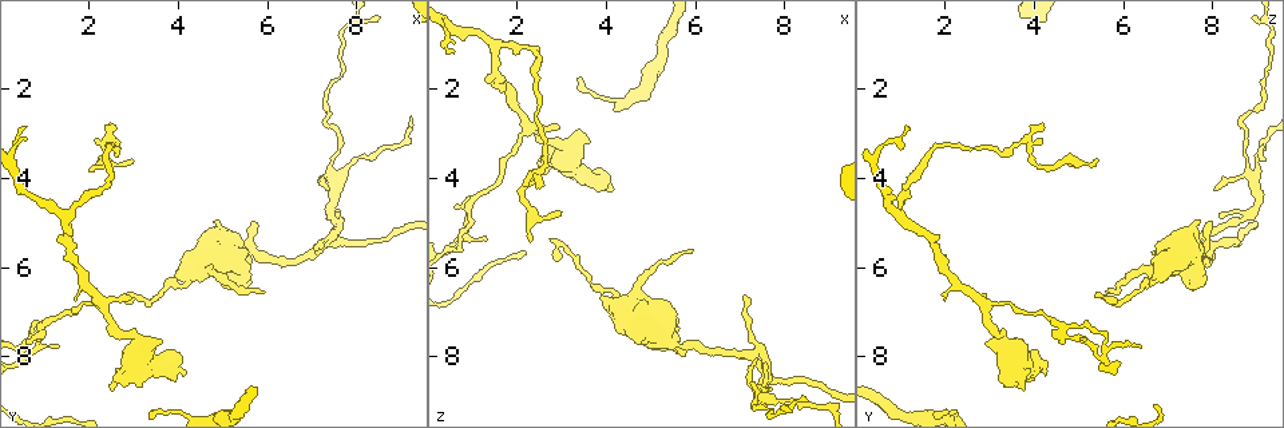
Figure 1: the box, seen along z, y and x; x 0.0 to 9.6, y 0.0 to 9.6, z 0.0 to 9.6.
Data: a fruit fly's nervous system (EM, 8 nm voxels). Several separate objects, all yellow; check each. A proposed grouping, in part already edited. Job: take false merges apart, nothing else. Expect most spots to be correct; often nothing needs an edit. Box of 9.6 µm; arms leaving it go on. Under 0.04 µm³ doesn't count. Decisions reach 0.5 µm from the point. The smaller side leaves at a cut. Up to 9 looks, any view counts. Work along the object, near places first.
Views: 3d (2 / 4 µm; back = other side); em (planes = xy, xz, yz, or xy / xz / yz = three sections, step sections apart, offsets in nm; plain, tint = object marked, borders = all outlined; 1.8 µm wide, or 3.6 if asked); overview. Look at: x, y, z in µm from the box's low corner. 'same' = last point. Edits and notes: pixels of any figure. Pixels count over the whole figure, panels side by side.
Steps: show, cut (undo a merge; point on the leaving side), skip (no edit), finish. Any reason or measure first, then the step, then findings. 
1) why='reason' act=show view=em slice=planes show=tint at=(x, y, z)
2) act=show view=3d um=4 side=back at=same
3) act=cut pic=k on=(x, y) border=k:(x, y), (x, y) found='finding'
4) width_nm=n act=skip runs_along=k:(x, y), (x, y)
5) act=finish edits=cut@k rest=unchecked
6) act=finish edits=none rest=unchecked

why='three-way junction' act=show view=3d um=4 at=(1.50, 4.85, 0.95)

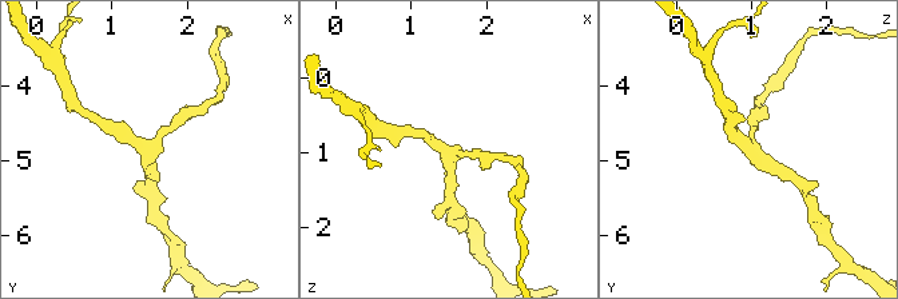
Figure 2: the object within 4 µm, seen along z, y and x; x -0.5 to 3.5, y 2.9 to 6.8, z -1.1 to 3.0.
arms=3 act=show view=em slice=xy step=4 show=tint at=(1.50, 4.90, 0.95)

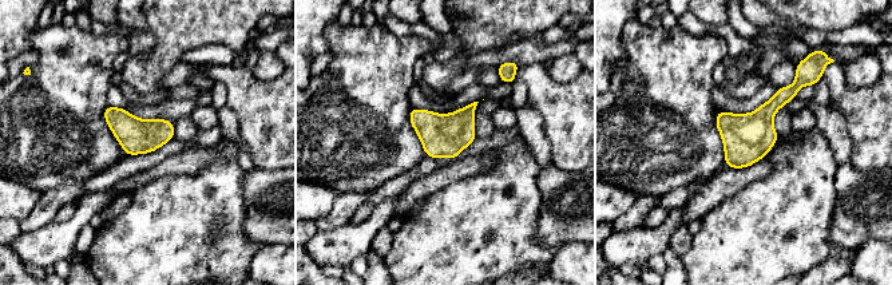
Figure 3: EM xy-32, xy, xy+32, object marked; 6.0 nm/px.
act=show view=em slice=planes show=borders at=same

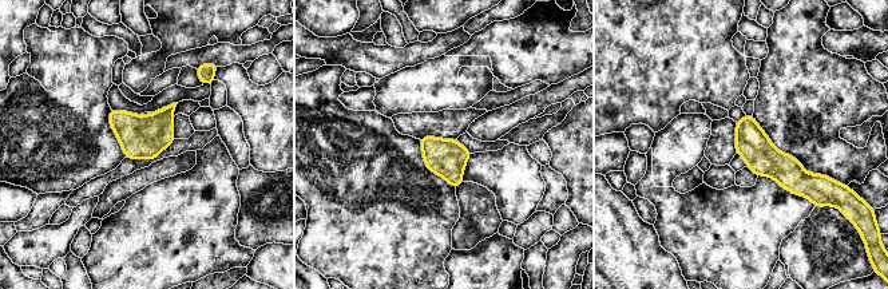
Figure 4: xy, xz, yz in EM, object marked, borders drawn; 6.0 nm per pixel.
width_nm=200 act=skip runs_along=4:(738, 125), (793, 178), (812, 189) found='one neuron here'

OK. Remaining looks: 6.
why='abrupt turn' act=show view=em slice=planes show=tint at=(2.60, 3.20, 3.85)

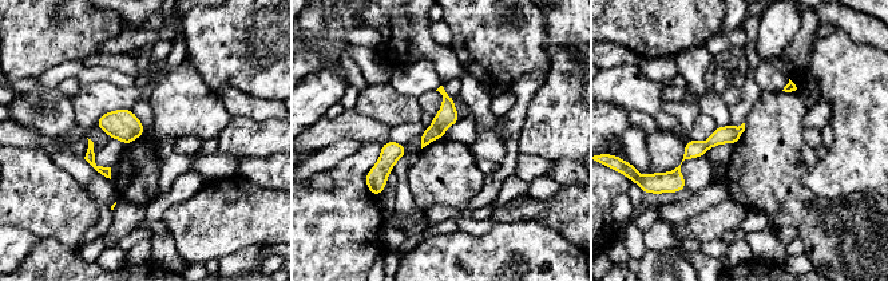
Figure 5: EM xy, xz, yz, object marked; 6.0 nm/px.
act=skip runs_along=5:(738, 130), (694, 149), (681, 162), (676, 186) found='one neuron here'

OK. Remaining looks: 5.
why='three arms meet' act=show view=3d um=4 at=(2.35, 6.90, 2.95)

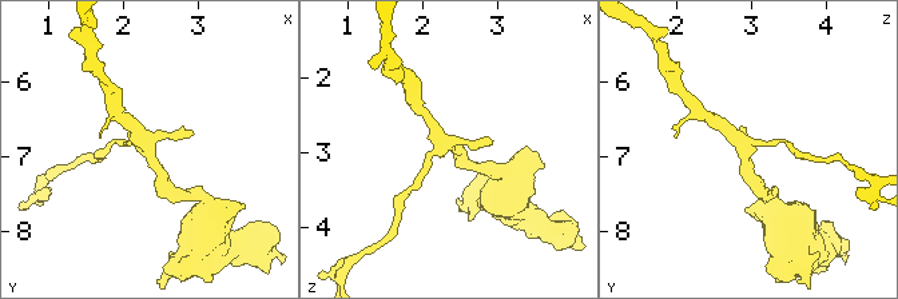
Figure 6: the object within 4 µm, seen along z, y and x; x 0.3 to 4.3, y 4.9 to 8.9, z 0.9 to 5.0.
why='shape alone is not enough' act=show view=em um=3.6 slice=xy step=16 show=tint at=(2.40, 6.95, 2.90)

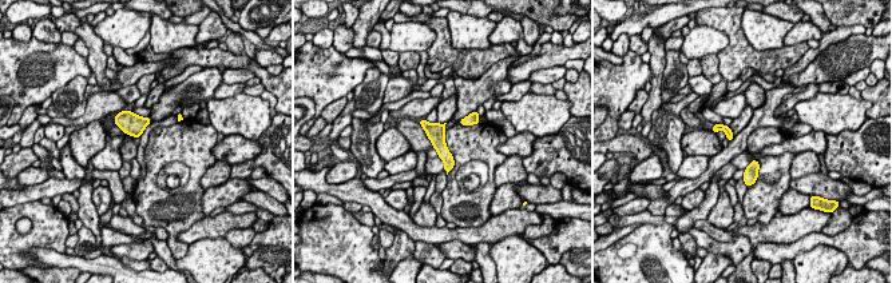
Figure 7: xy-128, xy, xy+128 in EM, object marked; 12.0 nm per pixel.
why='cut it another way' act=show view=em um=3.6 slice=planes show=tint at=same

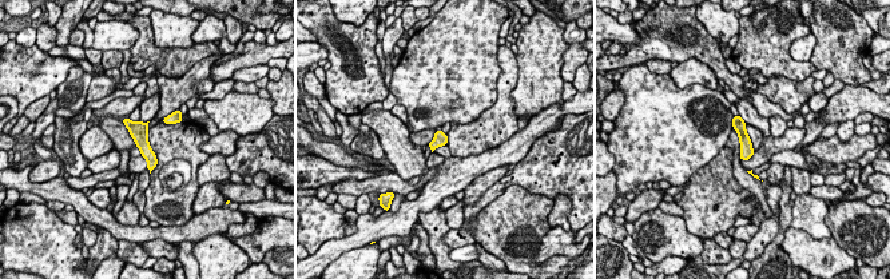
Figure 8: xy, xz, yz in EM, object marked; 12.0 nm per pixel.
act=skip runs_along=8:(128, 124), (139, 135), (150, 166) found='one neuron here'

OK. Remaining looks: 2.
why='sudden change in width' act=show view=3d um=2 at=(3.75, 8.15, 4.00)

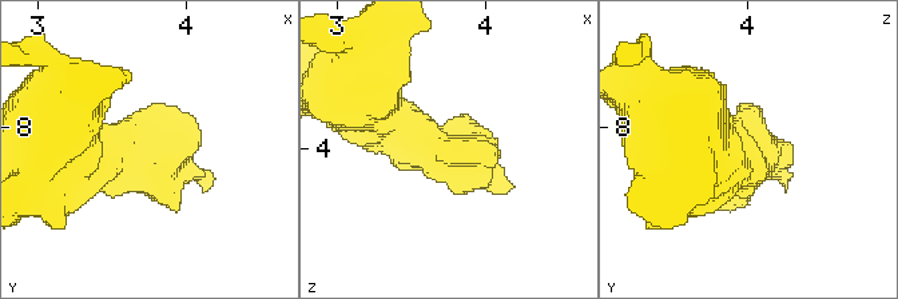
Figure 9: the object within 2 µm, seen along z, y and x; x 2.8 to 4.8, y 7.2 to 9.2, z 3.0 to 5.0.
why='need the tissue' act=show view=em um=3.6 slice=planes show=tint at=(3.74, 8.18, 4.06)

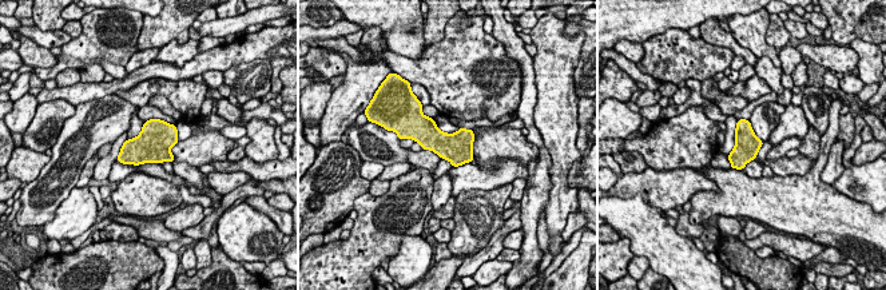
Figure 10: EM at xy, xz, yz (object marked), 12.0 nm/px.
act=skip found='continuous, no second neuron'

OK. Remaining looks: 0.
act=finish edits=none rest=unchecked

